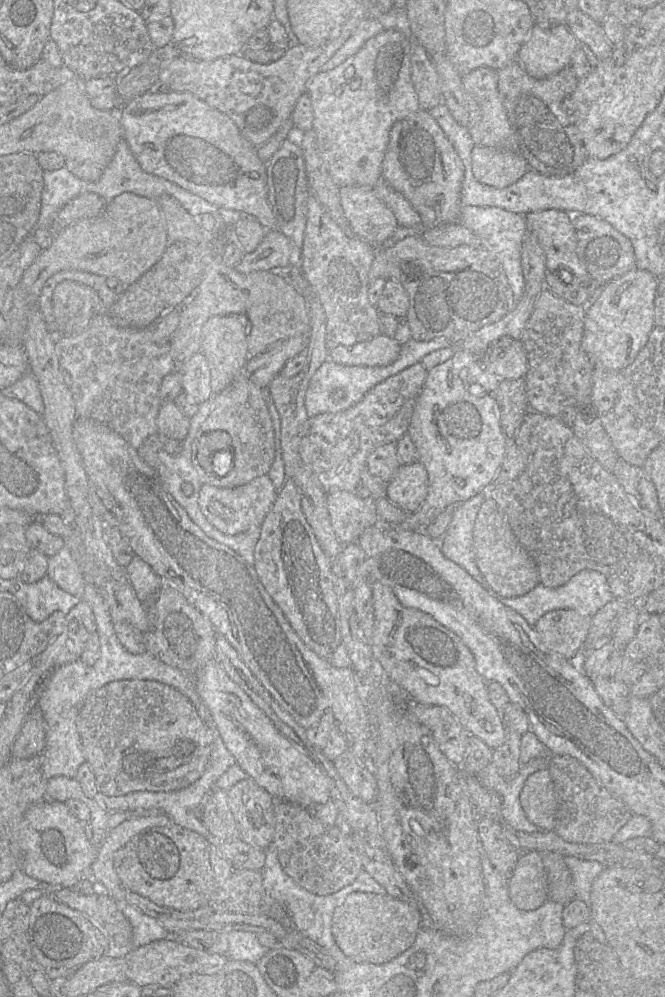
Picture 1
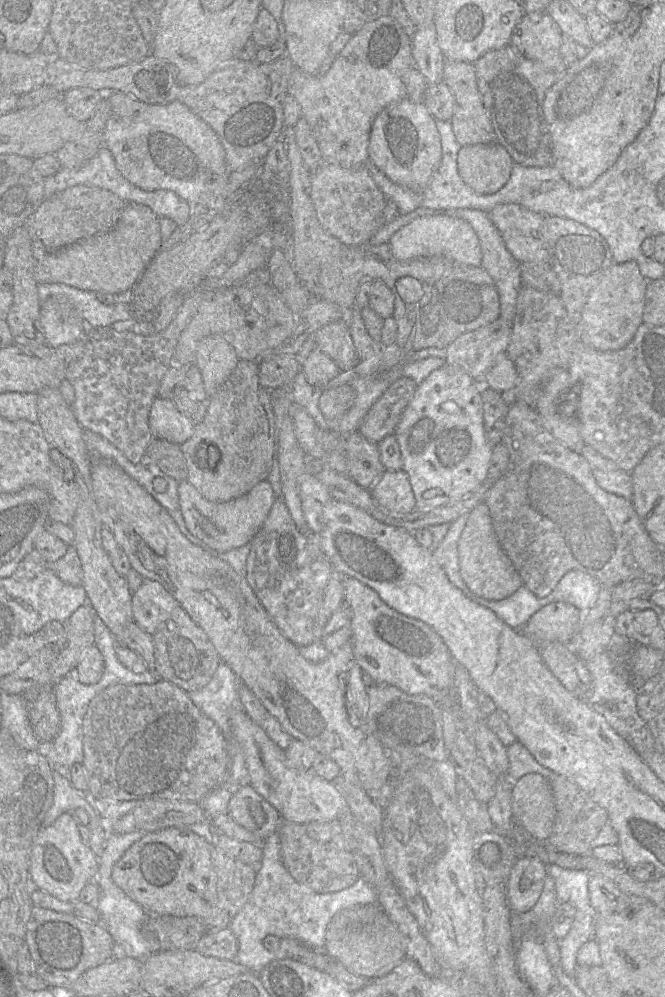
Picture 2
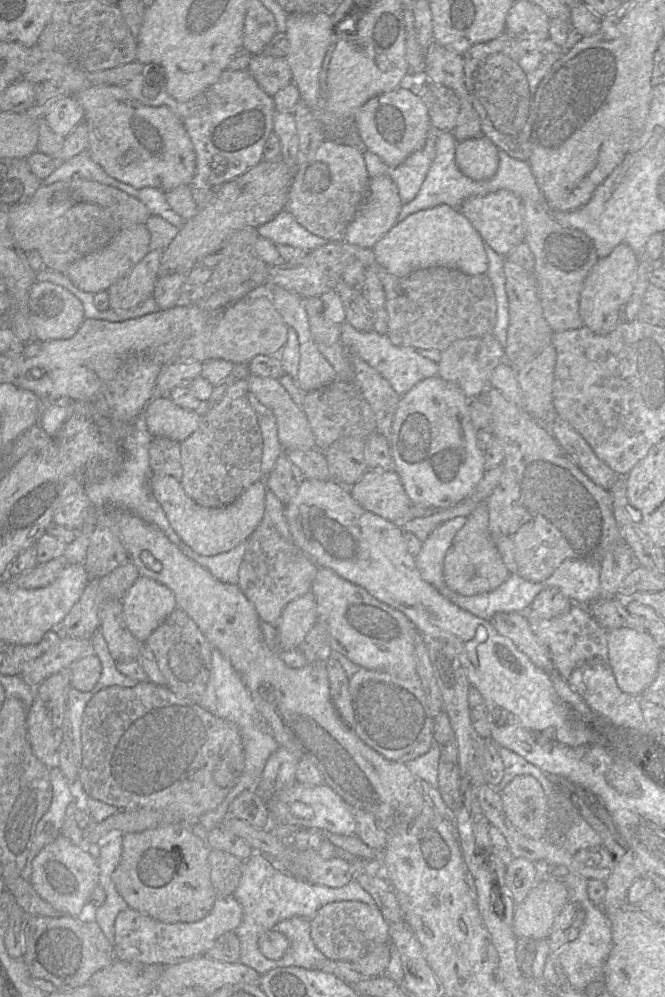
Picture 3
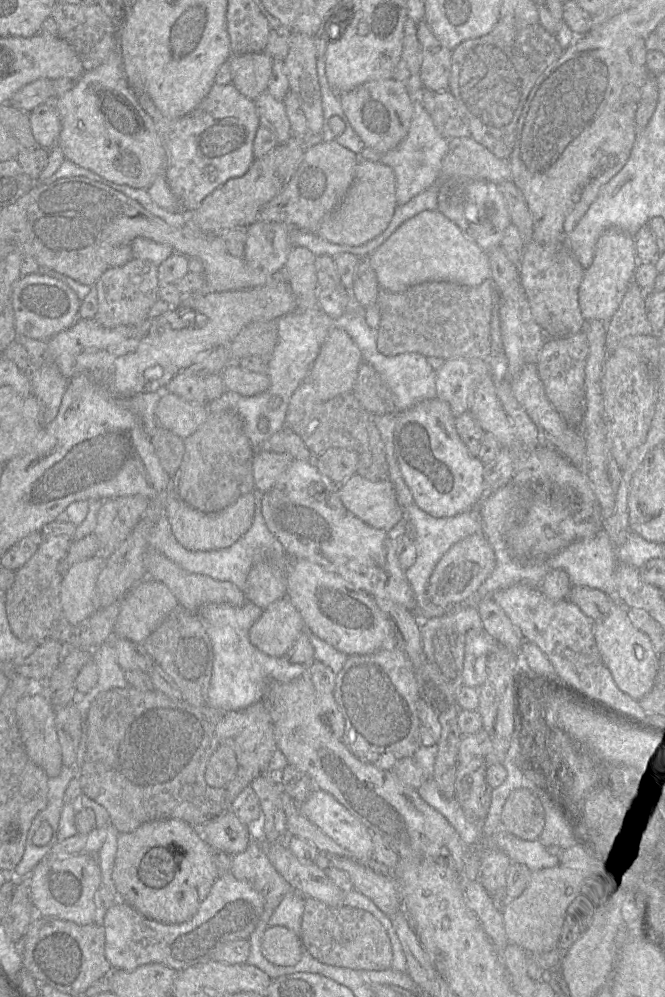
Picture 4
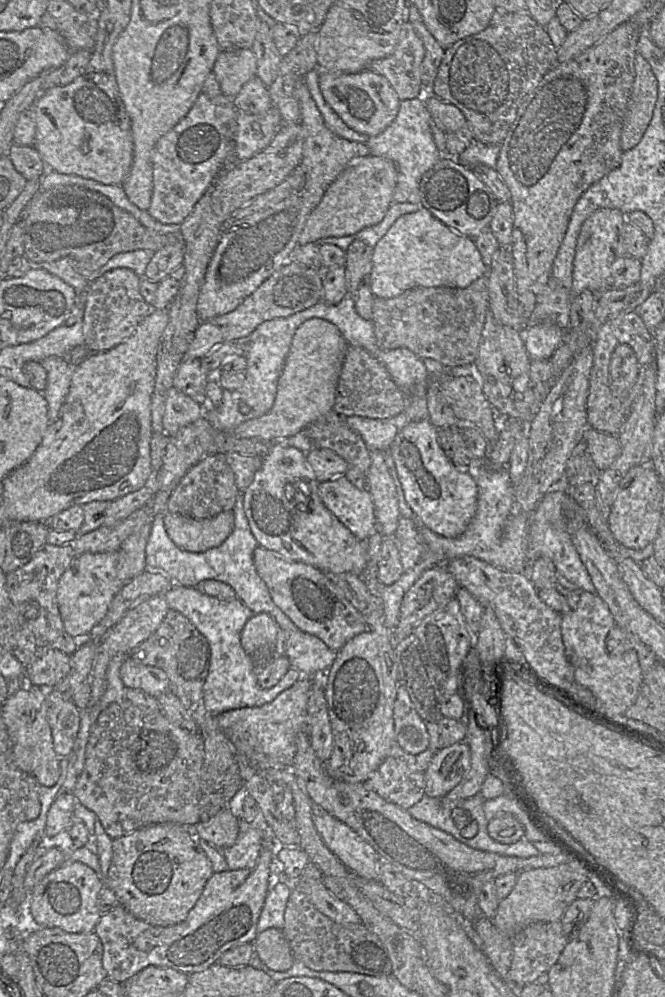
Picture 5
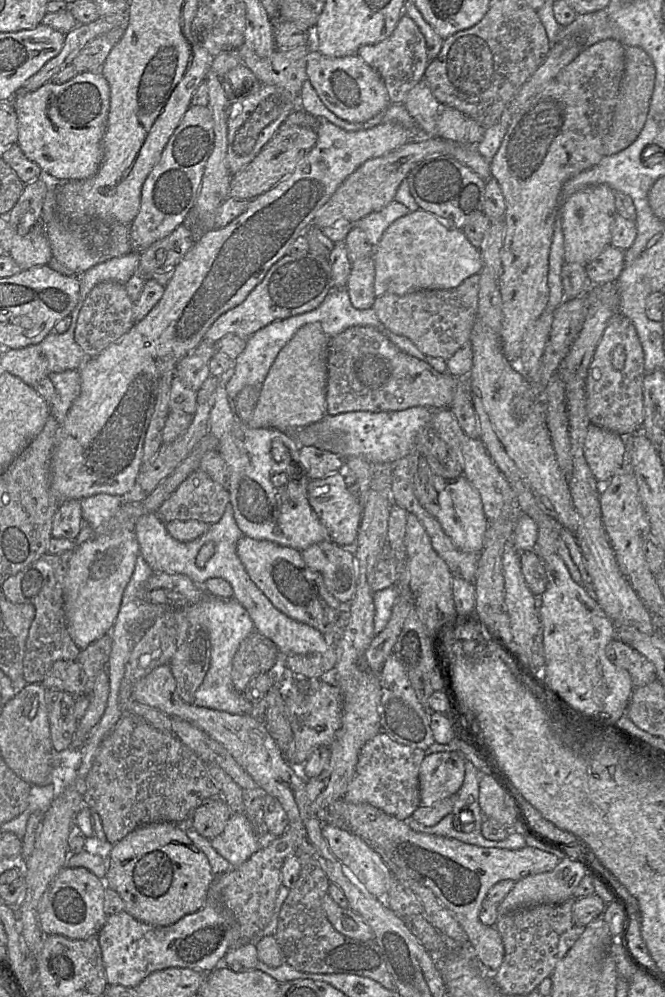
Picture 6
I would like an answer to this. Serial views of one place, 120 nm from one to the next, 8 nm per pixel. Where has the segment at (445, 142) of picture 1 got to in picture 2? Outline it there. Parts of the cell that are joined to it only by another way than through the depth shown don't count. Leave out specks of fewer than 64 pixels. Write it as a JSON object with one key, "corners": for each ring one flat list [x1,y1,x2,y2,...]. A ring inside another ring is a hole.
{"corners":[[408,97,387,106,375,118,368,147,369,159,393,182,417,193,423,193,432,180,442,158,441,138,433,118,424,103,415,103]]}

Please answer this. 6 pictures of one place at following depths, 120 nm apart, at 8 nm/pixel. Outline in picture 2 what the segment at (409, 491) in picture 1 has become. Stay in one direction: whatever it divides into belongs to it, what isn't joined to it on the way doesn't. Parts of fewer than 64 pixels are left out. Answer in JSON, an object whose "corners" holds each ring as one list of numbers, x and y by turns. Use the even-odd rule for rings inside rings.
{"corners":[[402,469,385,470,369,490,378,504,387,511,409,513,416,508,409,476]]}

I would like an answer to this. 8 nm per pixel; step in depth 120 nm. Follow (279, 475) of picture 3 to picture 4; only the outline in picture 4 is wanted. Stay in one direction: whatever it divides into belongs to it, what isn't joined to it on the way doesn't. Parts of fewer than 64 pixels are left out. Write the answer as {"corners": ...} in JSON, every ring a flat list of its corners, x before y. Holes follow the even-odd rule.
{"corners":[[272,451,255,452,252,463,255,491,270,491,293,460,288,454]]}

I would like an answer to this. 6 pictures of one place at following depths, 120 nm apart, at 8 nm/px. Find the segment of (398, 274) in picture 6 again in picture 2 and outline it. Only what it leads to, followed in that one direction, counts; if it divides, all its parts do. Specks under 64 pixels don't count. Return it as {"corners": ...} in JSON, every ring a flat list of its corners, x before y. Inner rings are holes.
{"corners":[[446,213,416,218,399,229,390,238,388,244,394,257,398,260,443,255,469,266,482,265,483,254,480,240,473,227,467,221]]}

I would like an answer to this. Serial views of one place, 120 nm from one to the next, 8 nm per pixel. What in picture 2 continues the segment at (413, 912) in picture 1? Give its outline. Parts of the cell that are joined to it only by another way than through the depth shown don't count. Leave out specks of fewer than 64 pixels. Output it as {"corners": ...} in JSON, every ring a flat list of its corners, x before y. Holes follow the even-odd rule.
{"corners":[[358,904,336,913,328,924,324,952,351,973,375,979,407,958,408,939,378,904]]}

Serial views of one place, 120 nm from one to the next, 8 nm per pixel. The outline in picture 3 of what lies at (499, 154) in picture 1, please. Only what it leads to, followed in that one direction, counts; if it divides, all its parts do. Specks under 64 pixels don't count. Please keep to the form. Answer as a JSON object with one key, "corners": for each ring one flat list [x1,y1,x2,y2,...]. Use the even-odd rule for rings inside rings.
{"corners":[[484,136,464,140,456,148,456,165,474,181,487,180,498,170,498,152,497,146]]}

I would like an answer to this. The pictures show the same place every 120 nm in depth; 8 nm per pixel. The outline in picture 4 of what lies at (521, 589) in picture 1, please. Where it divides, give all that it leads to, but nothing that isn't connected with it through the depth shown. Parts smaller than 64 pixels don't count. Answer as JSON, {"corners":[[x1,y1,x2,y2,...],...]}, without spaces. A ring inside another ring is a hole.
{"corners":[[483,532,470,535,453,544,438,561,428,581,427,597,441,607,463,602,476,593,495,566,494,550]]}

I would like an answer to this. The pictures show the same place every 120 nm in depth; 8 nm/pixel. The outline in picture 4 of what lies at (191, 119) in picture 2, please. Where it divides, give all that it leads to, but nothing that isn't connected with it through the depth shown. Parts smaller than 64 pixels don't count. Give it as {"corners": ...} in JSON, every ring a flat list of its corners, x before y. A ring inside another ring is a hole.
{"corners":[[118,49,113,51,100,66,84,72,72,89,53,102,61,121,57,145,61,148,66,160,91,170,113,183,133,188,148,189,158,175,165,174,166,152,164,146,152,118,141,107,137,94,127,83]]}

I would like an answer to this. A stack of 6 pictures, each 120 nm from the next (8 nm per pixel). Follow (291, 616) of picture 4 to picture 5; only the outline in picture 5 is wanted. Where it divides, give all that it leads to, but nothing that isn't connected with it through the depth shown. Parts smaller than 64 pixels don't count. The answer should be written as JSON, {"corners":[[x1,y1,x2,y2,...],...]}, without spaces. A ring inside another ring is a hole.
{"corners":[[268,613,254,614,241,632,241,644,249,656,262,650,275,650,283,654,285,635,275,619]]}

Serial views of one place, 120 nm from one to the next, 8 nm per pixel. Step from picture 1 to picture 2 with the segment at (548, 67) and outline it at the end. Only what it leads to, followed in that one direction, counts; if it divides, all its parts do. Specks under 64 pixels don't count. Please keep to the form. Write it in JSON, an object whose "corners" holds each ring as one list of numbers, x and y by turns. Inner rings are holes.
{"corners":[[526,13,517,24,511,40,525,57,540,59,550,50,559,51,562,31,547,13]]}

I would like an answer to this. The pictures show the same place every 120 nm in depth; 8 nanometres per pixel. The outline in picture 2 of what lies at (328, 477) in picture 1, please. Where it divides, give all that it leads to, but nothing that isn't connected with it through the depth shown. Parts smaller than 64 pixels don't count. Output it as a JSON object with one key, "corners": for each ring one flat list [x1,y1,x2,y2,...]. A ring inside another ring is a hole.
{"corners":[[399,377,374,403,358,431,366,439,376,443,394,434,417,387,418,384,412,378]]}

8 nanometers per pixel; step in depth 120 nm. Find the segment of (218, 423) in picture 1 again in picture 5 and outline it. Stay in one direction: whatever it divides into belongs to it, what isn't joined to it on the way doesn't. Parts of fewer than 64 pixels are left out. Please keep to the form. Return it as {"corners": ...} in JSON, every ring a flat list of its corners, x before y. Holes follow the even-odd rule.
{"corners":[[210,454,192,466,171,494,165,512,176,513,194,519,208,519,231,511,239,491,235,475,227,463,226,454]]}

